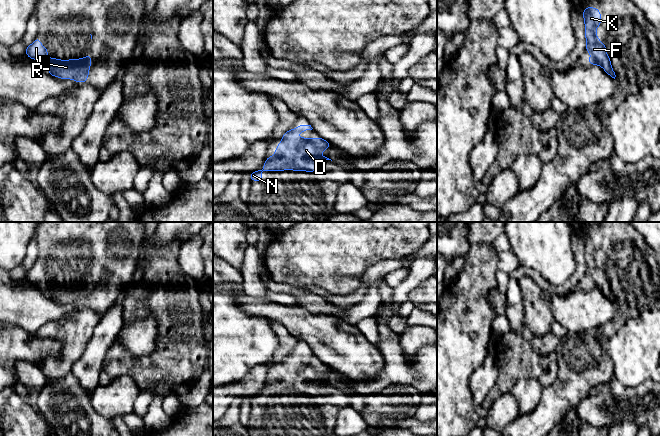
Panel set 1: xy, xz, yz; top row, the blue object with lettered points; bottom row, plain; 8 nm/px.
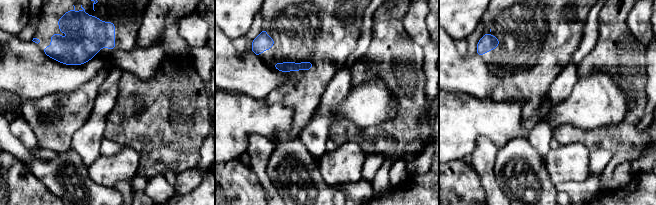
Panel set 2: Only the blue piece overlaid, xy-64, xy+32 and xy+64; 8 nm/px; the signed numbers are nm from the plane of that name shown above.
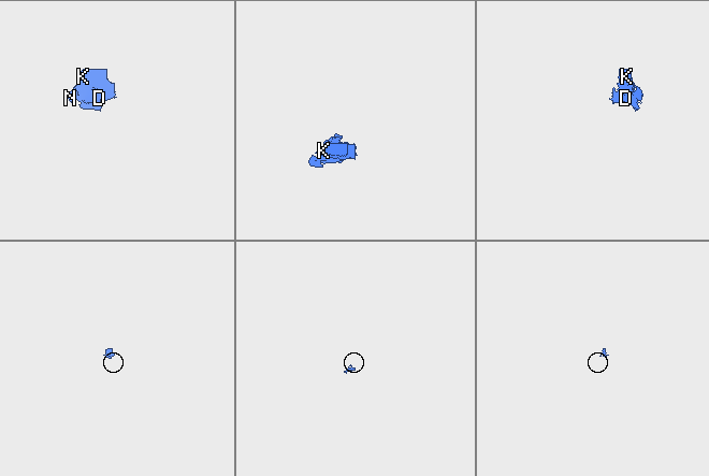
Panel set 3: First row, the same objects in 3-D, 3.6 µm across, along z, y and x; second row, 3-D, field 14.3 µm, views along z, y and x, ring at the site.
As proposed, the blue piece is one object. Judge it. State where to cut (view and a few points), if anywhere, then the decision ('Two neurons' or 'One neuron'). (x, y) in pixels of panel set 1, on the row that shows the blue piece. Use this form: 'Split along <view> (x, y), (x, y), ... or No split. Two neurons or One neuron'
No split. One neuron

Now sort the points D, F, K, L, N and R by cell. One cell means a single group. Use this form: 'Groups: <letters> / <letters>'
Groups: D F K L N R

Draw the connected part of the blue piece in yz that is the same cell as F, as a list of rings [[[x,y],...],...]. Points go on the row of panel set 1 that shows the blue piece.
[[[587,7],[583,9],[585,23],[586,49],[592,57],[587,58],[591,65],[599,65],[604,71],[615,79],[616,75],[611,66],[611,60],[606,53],[606,46],[598,39],[596,28],[601,24],[601,13],[599,9]]]

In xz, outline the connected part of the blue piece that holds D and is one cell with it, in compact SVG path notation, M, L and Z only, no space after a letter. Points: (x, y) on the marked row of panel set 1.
M298 125L296 129L290 129L281 138L272 157L267 157L262 169L250 173L252 181L263 182L261 173L268 171L307 171L315 172L316 166L324 160L331 160L319 153L332 145L321 137L298 138L297 134L306 130L312 130L311 125Z

